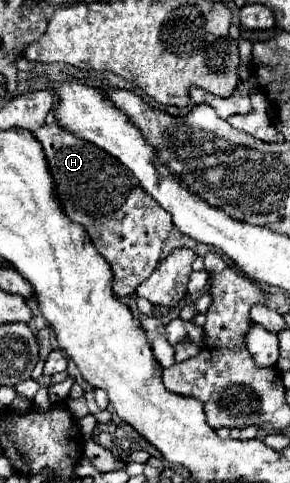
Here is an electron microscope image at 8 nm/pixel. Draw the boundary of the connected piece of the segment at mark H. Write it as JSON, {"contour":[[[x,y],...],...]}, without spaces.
{"contour":[[[57,123],[43,125],[33,133],[33,137],[45,151],[49,171],[53,173],[57,199],[65,215],[85,227],[93,245],[109,263],[113,273],[113,295],[133,295],[137,285],[141,285],[155,271],[161,259],[163,243],[173,229],[171,215],[161,209],[157,201],[149,197],[149,193],[145,193],[135,175],[121,165],[121,161],[97,145],[75,137]]]}

